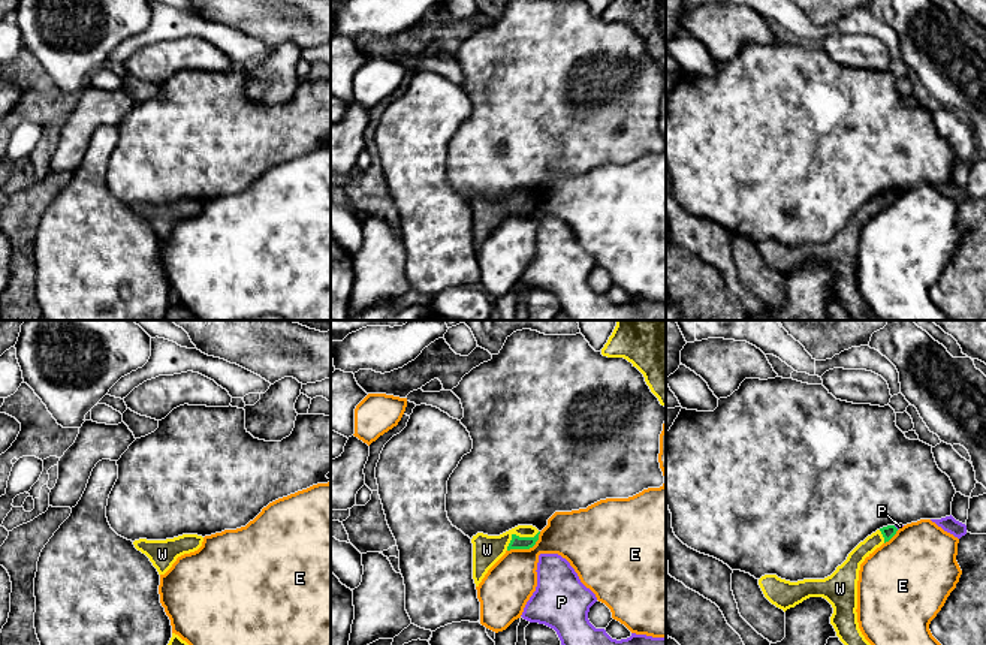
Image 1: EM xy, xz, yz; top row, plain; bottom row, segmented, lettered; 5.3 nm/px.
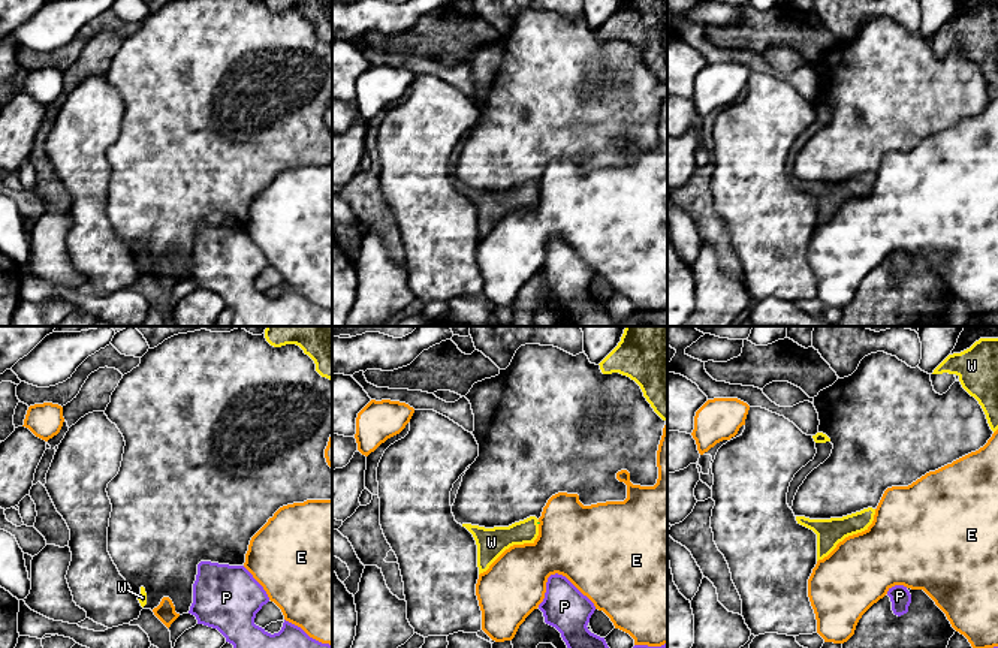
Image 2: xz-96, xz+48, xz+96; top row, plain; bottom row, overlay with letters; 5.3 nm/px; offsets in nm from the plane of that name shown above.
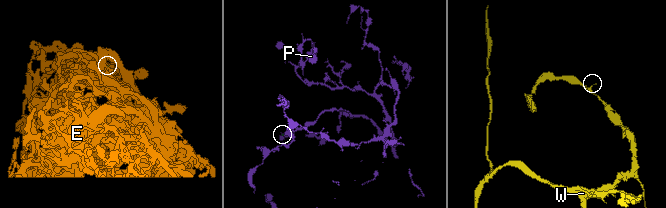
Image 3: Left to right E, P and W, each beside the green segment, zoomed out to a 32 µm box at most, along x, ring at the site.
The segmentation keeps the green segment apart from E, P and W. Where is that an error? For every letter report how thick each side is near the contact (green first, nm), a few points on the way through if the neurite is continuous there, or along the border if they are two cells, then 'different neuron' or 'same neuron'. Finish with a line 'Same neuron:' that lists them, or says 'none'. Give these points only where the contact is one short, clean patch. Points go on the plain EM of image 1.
E: calibres 70 and 260 nm; border xz (540, 196), (531, 211), (510, 213), (507, 216); different neuron
P: calibres 70 and 20 nm; border yz (893, 190), (898, 193); different neuron
W: calibres 70 and 160 nm; way xz (516, 207), (518, 201), (487, 214); same neuron
Same neuron: W

